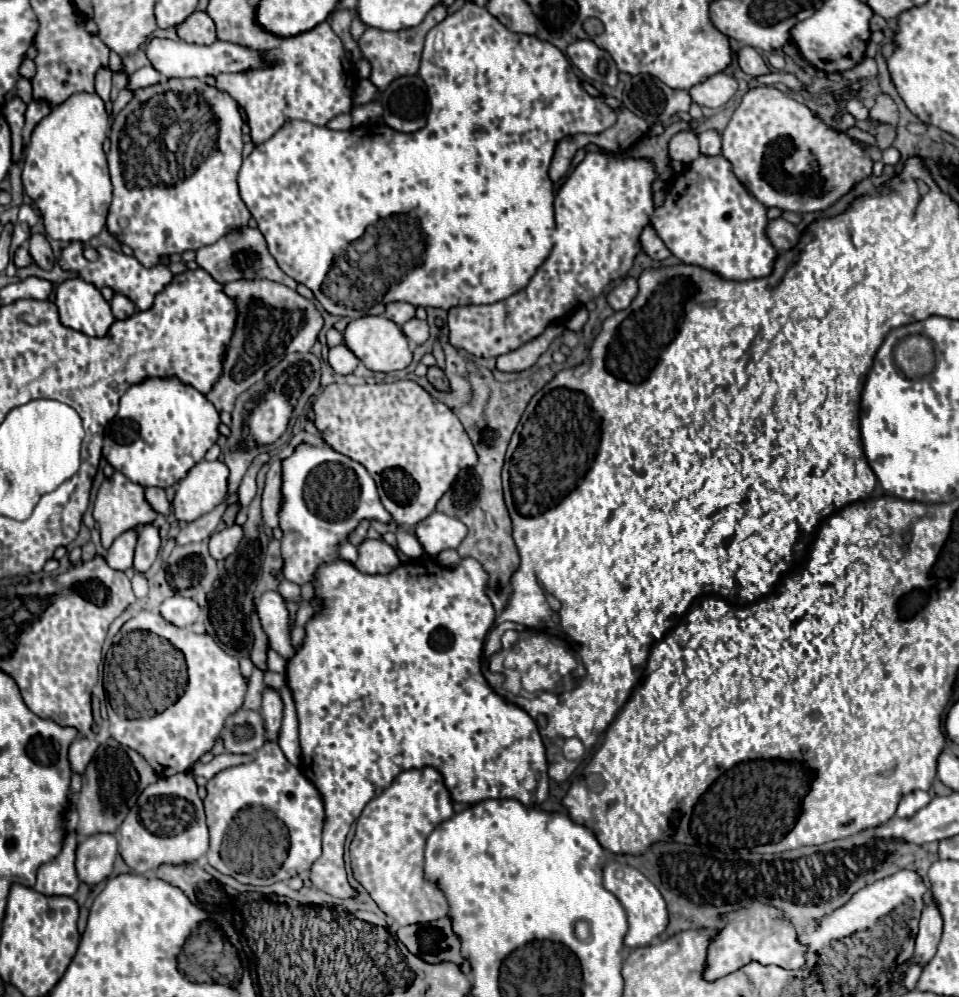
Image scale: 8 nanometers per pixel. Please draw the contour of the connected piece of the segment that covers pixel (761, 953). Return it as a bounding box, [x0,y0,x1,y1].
[706,903,806,979]

